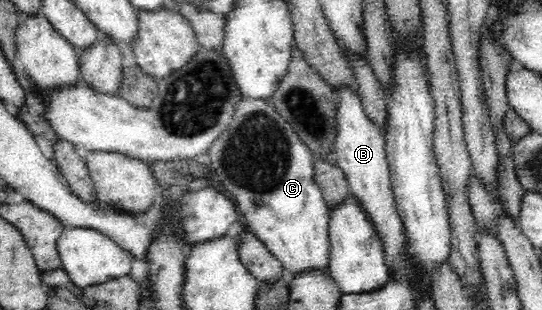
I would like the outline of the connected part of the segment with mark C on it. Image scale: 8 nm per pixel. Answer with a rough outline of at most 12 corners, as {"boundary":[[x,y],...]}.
{"boundary":[[269,100],[236,104],[211,168],[285,280],[327,270],[330,208]]}

